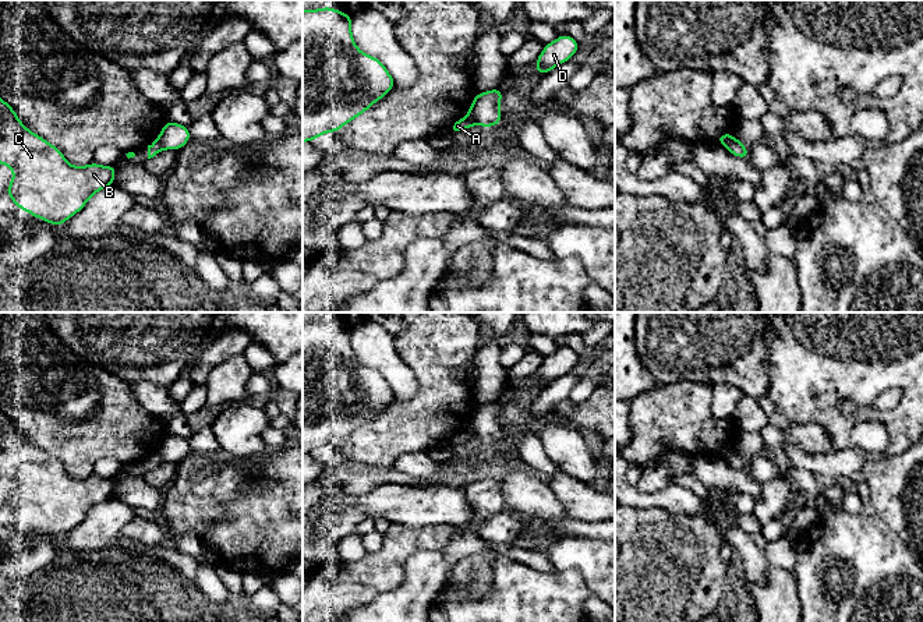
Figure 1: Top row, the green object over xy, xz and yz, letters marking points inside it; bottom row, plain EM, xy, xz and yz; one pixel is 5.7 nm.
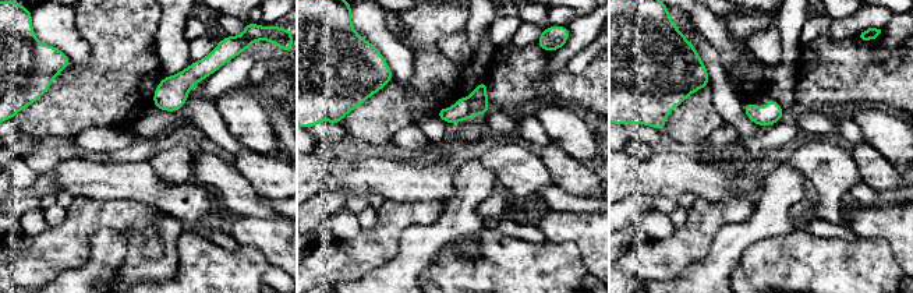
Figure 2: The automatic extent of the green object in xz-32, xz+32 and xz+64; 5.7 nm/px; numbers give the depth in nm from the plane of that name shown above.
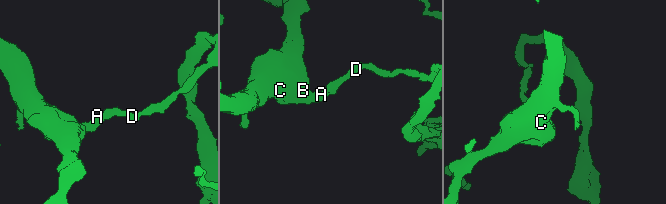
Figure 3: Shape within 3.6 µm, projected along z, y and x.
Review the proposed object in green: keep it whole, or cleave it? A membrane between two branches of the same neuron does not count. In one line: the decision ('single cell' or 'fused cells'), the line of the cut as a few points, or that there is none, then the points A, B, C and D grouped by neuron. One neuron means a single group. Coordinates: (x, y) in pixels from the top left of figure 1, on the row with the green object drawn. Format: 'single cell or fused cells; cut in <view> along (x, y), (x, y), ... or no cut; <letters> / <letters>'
fused cells; cut in xz along (469, 112), (476, 123); A B C / D

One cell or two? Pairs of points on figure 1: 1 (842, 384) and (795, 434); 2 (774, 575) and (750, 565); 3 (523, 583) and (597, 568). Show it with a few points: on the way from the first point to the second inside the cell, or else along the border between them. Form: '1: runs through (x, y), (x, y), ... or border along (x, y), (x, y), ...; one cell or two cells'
1: border along (792, 423), (817, 423), (830, 435), (833, 442); two cells
2: border along (770, 565), (766, 578), (760, 583), (752, 585); two cells
3: border along (555, 568), (576, 569), (591, 592); two cells

